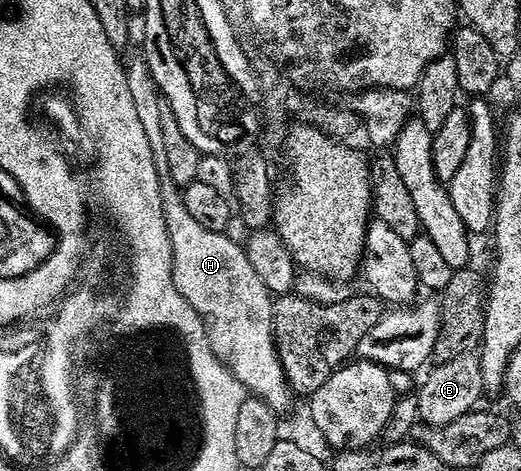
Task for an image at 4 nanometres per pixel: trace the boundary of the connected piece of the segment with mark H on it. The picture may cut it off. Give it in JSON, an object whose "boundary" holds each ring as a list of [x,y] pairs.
{"boundary":[[[143,55],[127,59],[127,87],[133,97],[138,120],[145,129],[146,140],[154,156],[159,174],[162,212],[166,219],[167,235],[173,252],[173,280],[179,294],[204,320],[208,342],[215,355],[253,397],[263,400],[277,414],[285,413],[292,404],[292,393],[285,380],[284,369],[277,356],[273,340],[273,297],[254,271],[243,246],[195,223],[187,211],[181,189],[173,182],[163,147],[162,95],[153,80]]]}

